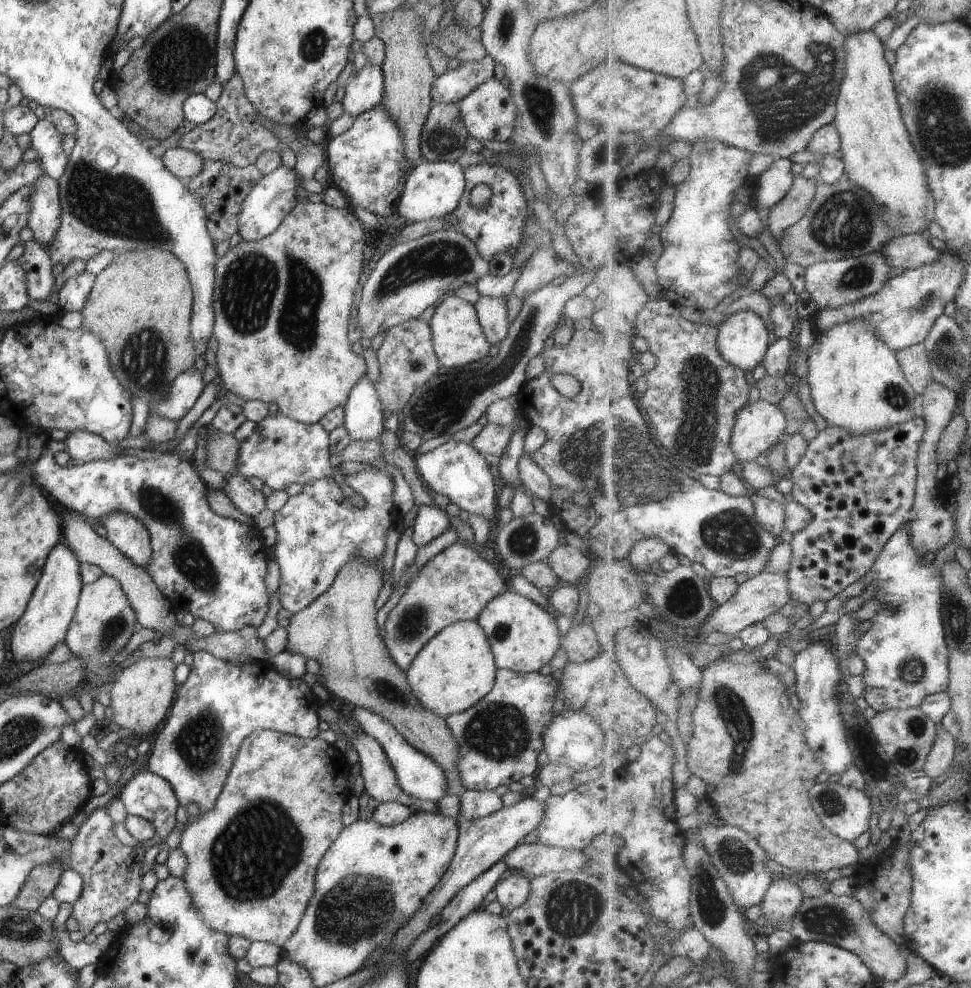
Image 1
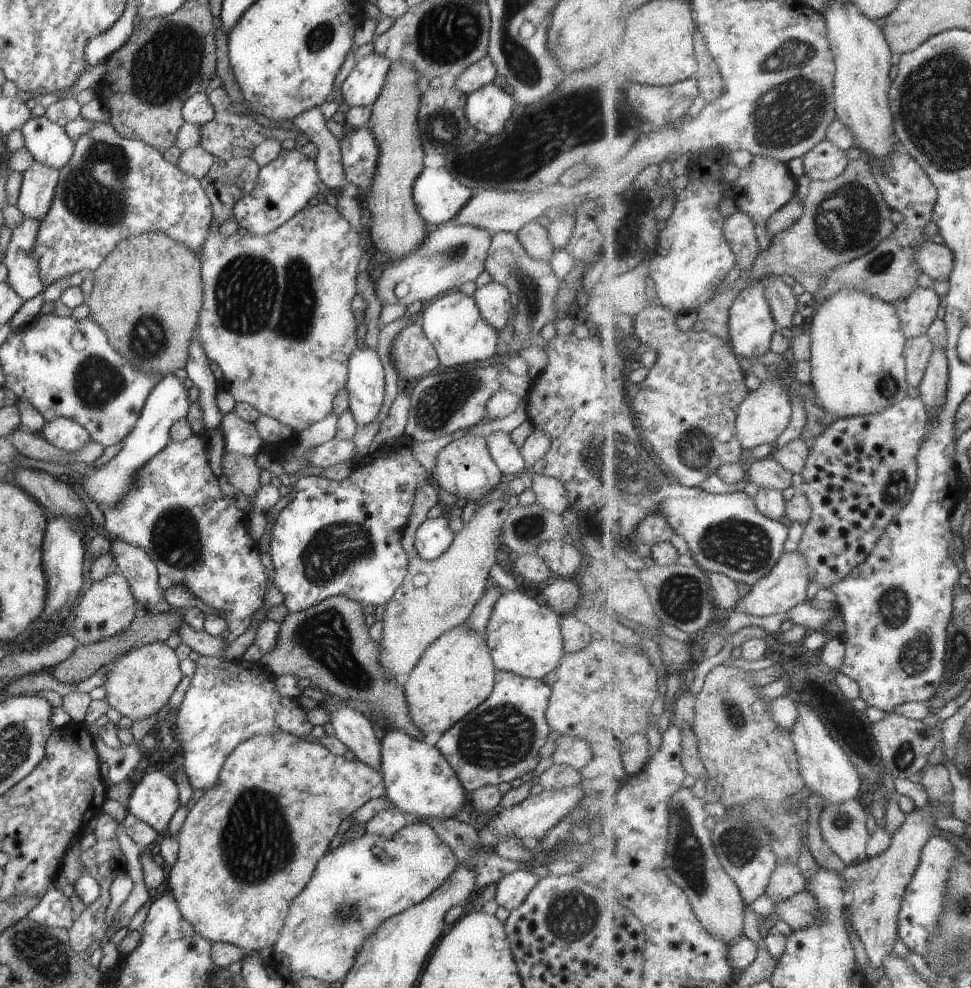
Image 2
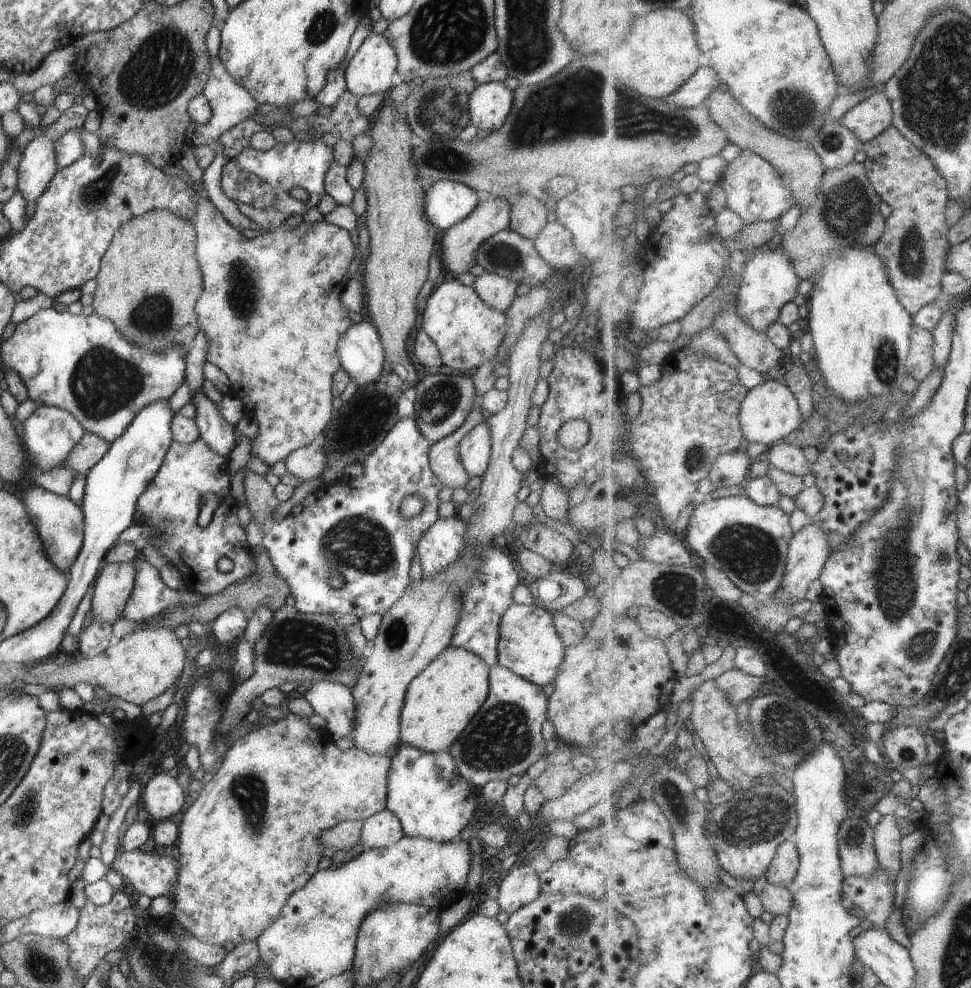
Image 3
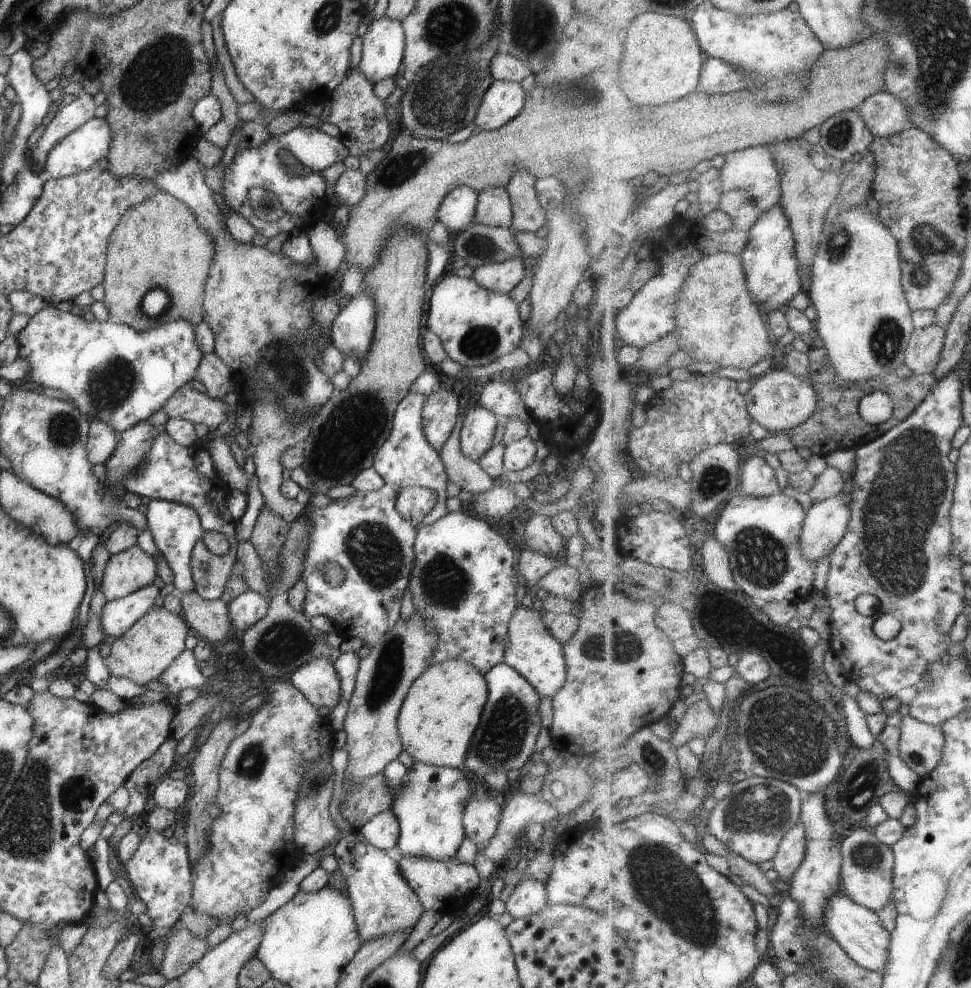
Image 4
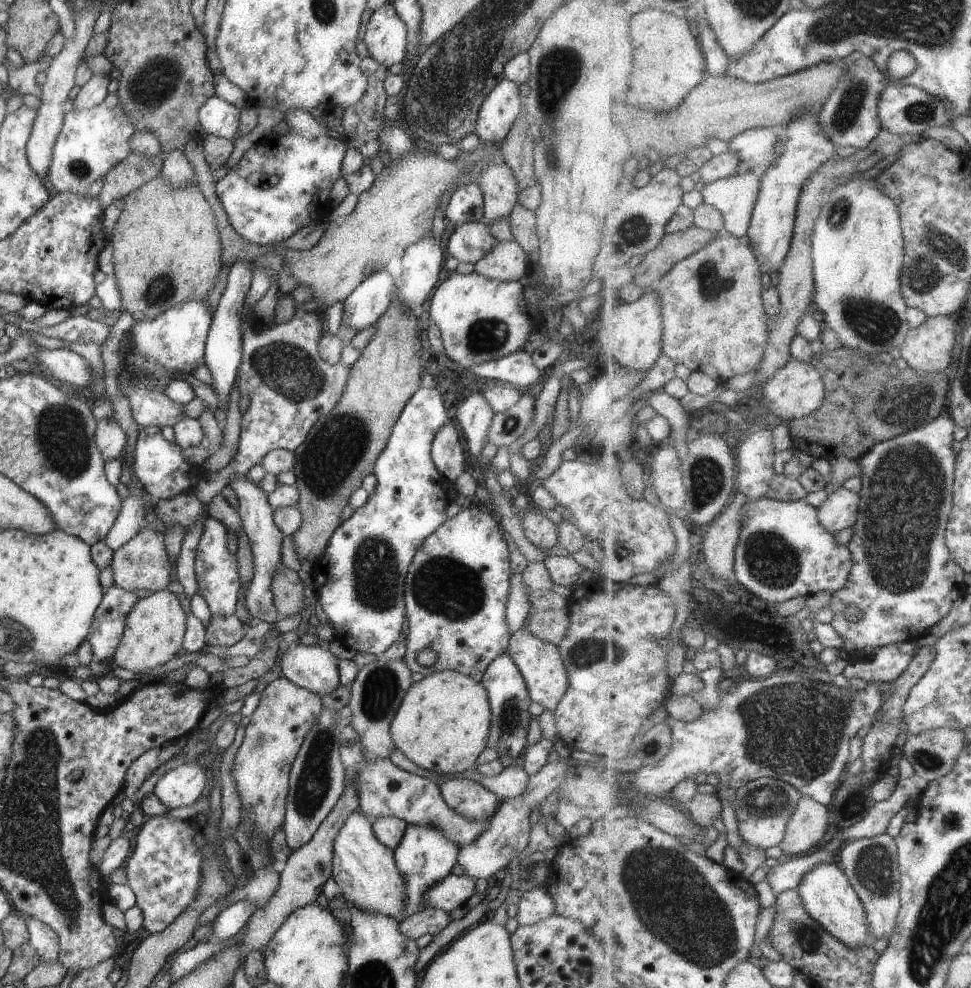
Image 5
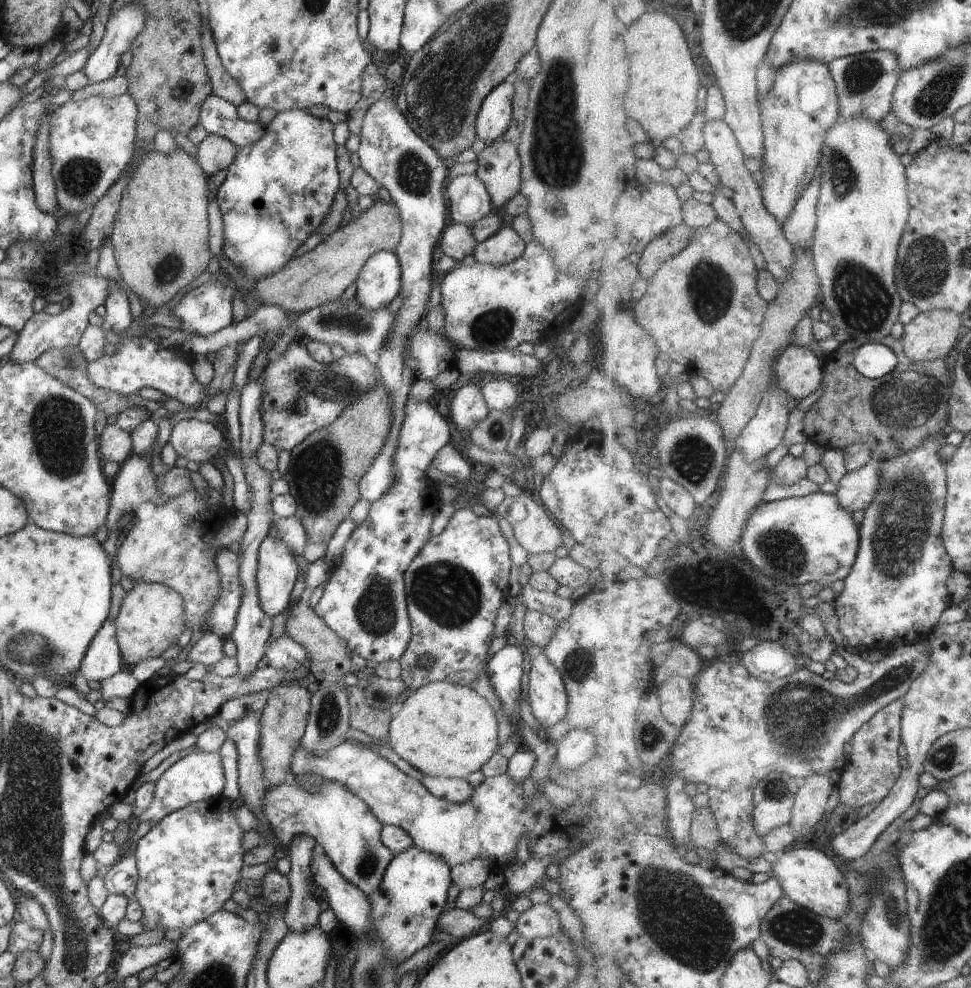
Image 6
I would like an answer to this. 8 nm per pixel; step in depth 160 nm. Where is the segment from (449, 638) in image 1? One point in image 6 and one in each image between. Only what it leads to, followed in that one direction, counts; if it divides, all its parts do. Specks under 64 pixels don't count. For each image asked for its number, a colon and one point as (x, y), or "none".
2: (455, 673)
3: (438, 702)
4: (442, 706)
5: (442, 723)
6: (447, 730)

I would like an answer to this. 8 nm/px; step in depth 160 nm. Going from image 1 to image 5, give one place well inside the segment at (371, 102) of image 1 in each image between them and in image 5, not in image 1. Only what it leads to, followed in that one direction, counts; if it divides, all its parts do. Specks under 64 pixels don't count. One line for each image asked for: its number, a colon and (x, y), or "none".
2: (360, 88)
3: (369, 71)
4: (383, 41)
5: (385, 37)

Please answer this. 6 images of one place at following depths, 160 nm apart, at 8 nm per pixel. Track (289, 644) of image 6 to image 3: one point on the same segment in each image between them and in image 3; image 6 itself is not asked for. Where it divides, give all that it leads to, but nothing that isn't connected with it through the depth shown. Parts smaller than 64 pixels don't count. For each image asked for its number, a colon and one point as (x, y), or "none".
3: (334, 702)
4: (317, 681)
5: (311, 668)

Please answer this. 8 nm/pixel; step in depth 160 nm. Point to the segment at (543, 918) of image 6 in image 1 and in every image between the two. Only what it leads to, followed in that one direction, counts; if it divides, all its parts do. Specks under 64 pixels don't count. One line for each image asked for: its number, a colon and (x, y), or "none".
1: (512, 890)
2: (510, 891)
3: (521, 884)
4: (528, 896)
5: (533, 905)

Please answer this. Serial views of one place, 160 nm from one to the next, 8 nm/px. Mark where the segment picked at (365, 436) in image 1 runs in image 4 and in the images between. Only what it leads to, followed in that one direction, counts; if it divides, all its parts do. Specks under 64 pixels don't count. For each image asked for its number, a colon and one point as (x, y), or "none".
2: (364, 385)
3: (359, 351)
4: (351, 333)

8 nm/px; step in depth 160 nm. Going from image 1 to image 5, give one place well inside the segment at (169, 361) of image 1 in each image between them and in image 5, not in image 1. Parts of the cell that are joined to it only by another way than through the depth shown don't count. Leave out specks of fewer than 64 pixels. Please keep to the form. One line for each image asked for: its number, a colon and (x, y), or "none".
2: (146, 293)
3: (148, 280)
4: (157, 259)
5: (165, 247)

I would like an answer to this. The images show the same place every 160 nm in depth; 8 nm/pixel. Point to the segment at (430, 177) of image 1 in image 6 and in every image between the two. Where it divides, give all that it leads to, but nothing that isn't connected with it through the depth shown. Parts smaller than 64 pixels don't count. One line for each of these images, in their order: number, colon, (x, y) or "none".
2: (437, 194)
3: (445, 202)
4: (455, 211)
5: (465, 204)
6: (468, 199)

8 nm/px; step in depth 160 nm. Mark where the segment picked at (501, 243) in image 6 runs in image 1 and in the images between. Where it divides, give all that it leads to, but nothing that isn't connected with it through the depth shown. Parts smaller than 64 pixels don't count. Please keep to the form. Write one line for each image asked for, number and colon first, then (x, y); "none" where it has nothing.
1: (490, 311)
2: (492, 299)
3: (497, 292)
4: (501, 277)
5: (505, 261)

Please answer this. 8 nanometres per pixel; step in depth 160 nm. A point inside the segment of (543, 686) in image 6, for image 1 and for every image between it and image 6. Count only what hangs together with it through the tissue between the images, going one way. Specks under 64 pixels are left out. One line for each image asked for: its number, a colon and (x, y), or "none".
1: (522, 636)
2: (522, 637)
3: (528, 645)
4: (529, 649)
5: (539, 663)

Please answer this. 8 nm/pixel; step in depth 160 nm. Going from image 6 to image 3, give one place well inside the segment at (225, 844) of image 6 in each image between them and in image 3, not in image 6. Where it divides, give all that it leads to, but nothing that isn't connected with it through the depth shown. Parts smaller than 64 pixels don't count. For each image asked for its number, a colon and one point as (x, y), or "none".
3: (155, 875)
4: (159, 871)
5: (163, 871)

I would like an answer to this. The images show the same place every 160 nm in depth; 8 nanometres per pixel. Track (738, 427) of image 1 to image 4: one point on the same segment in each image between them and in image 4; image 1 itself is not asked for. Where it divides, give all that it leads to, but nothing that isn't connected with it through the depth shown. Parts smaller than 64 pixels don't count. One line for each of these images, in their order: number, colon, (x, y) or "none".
2: (765, 414)
3: (770, 412)
4: (779, 401)

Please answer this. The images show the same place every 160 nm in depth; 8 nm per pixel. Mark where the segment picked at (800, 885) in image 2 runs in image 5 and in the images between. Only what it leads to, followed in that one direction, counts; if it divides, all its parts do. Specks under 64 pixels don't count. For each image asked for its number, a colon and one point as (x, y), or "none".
3: (784, 869)
4: (792, 850)
5: (808, 826)

